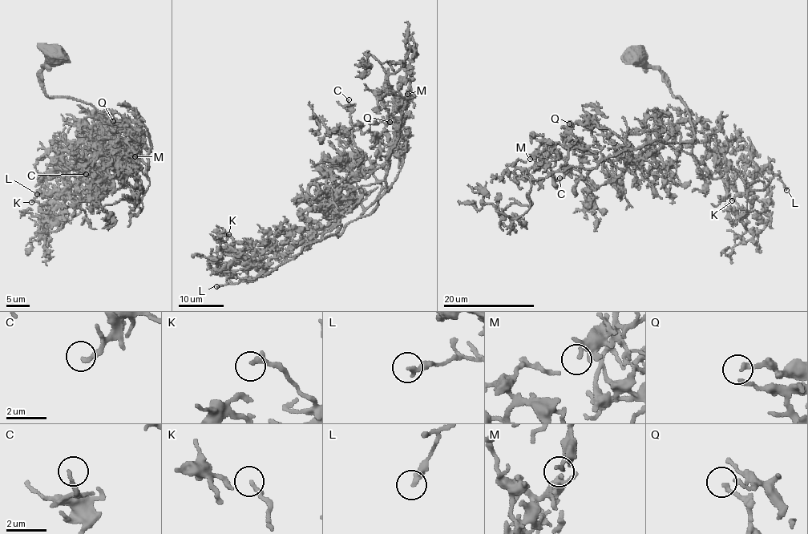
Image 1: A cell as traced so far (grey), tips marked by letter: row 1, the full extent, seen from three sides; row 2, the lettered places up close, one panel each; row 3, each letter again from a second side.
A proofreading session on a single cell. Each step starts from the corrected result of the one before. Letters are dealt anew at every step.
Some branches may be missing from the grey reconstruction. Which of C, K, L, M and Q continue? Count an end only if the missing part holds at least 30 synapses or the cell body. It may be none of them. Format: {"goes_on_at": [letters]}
{"goes_on_at": []}

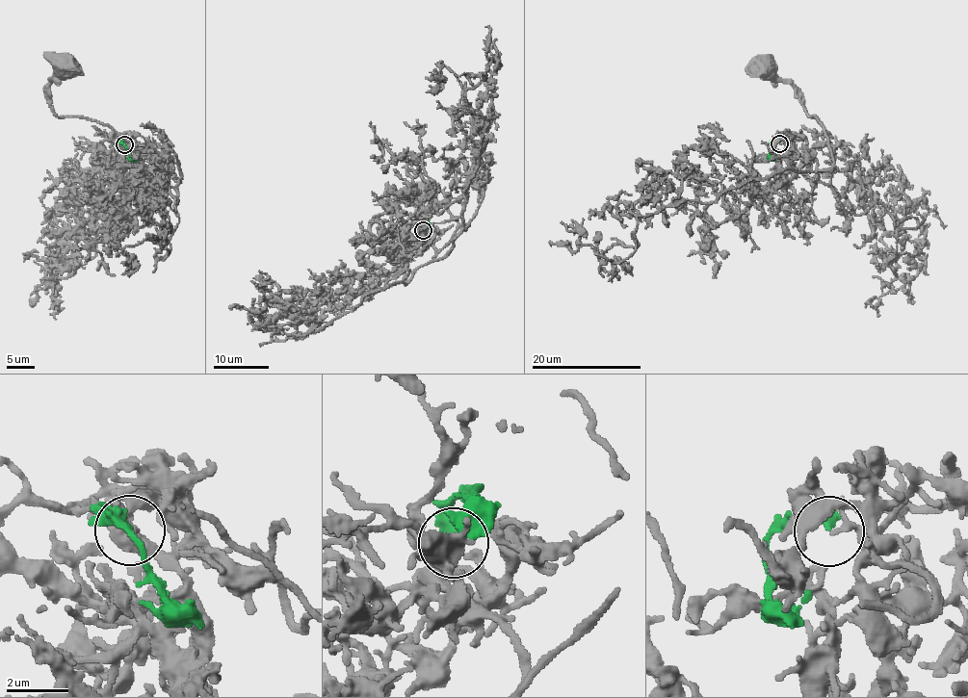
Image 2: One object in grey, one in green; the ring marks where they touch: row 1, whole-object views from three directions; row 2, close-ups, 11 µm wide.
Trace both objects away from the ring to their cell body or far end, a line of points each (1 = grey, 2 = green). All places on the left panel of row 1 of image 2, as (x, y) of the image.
1: (125, 144), (118, 141), (118, 152), (110, 145), (114, 131), (107, 125), (57, 116), (49, 88), (65, 64)
2: (125, 144), (120, 142), (137, 162)

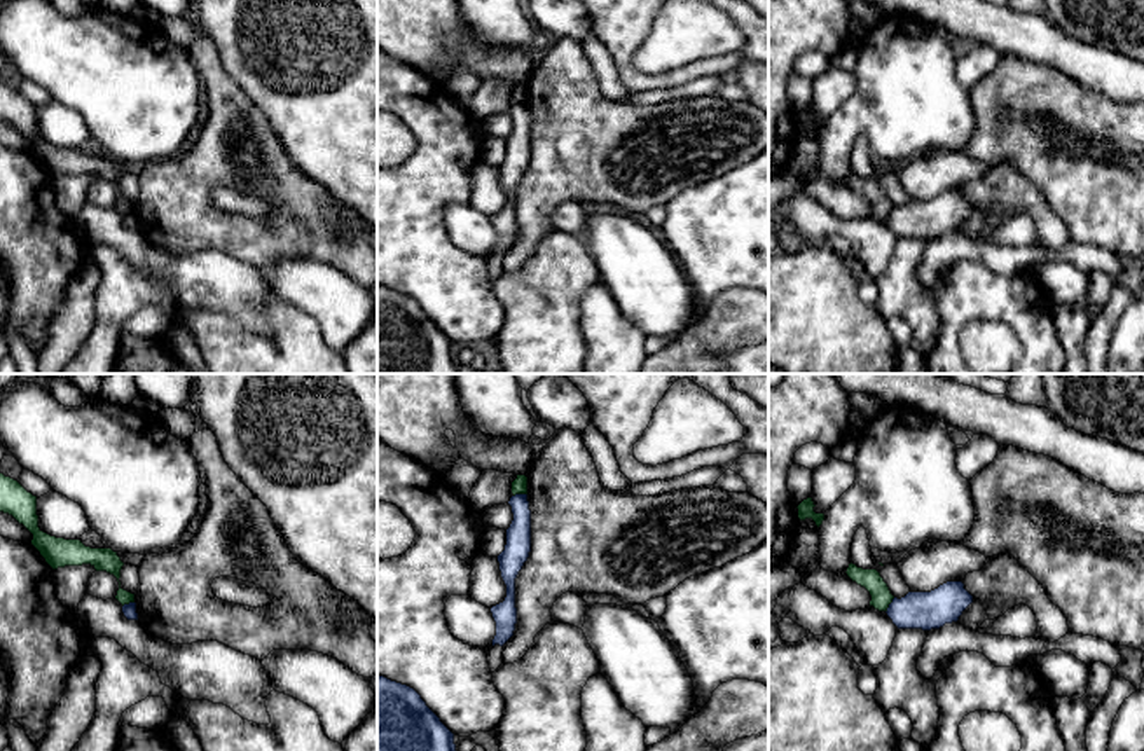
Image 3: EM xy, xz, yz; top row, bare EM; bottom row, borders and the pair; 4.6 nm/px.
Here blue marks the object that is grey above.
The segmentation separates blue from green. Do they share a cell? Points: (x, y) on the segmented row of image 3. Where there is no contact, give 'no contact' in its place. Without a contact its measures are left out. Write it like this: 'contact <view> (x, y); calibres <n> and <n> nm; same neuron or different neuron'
contact yz (889, 605); calibres 180 and 100 nm; different neuron

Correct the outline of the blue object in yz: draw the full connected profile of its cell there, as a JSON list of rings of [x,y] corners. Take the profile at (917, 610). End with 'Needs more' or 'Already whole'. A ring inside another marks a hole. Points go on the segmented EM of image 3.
[[[947,582],[931,592],[894,597],[886,613],[898,629],[931,630],[957,622],[971,603],[962,582]]]. Already whole

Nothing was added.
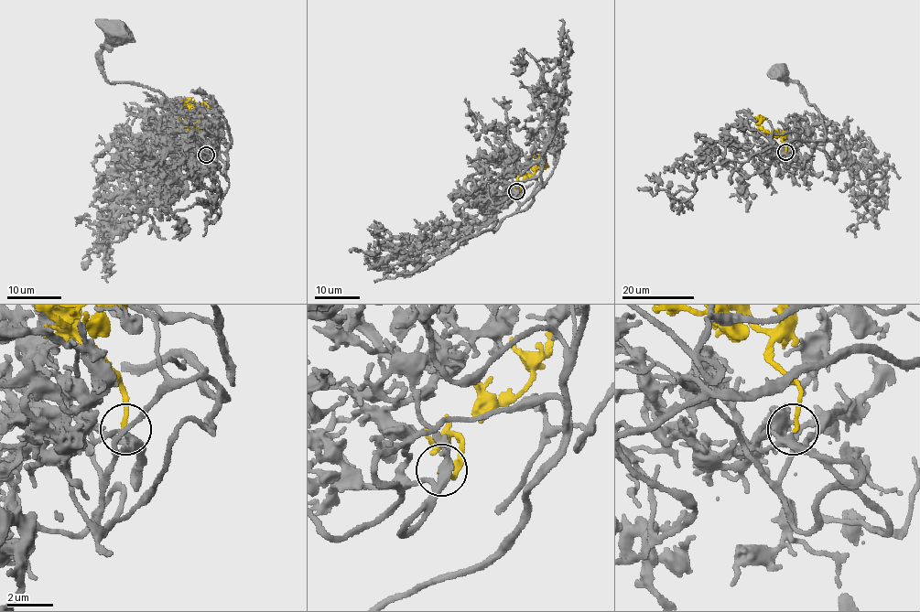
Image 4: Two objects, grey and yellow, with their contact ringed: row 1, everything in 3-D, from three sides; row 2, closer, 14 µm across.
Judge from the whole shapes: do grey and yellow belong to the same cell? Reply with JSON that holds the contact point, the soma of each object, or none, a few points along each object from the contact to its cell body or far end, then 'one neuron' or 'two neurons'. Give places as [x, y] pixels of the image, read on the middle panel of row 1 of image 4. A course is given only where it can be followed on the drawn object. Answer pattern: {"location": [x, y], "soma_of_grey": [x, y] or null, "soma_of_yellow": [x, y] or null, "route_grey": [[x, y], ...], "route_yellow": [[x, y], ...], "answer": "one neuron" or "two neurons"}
{"location": [516, 191], "soma_of_grey": [502, 158], "soma_of_yellow": null, "route_grey": [[516, 191], [494, 196], [493, 208], [488, 209], [493, 218], [465, 188], [471, 176], [498, 154], [502, 156]], "route_yellow": [[517, 191], [521, 187], [518, 177], [531, 177], [540, 161], [544, 160], [543, 168], [537, 169]], "answer": "one neuron"}

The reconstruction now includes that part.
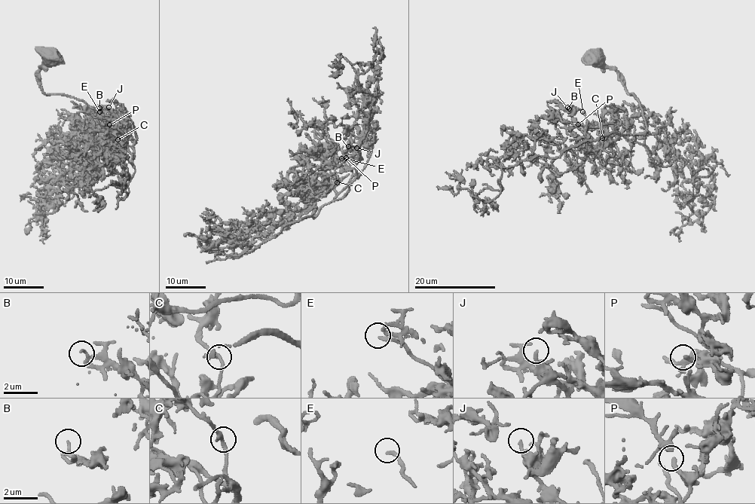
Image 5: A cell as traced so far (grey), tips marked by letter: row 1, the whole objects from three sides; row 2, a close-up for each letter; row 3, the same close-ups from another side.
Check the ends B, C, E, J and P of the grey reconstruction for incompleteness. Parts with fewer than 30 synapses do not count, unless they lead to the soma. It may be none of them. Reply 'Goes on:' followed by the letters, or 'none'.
Goes on: E

